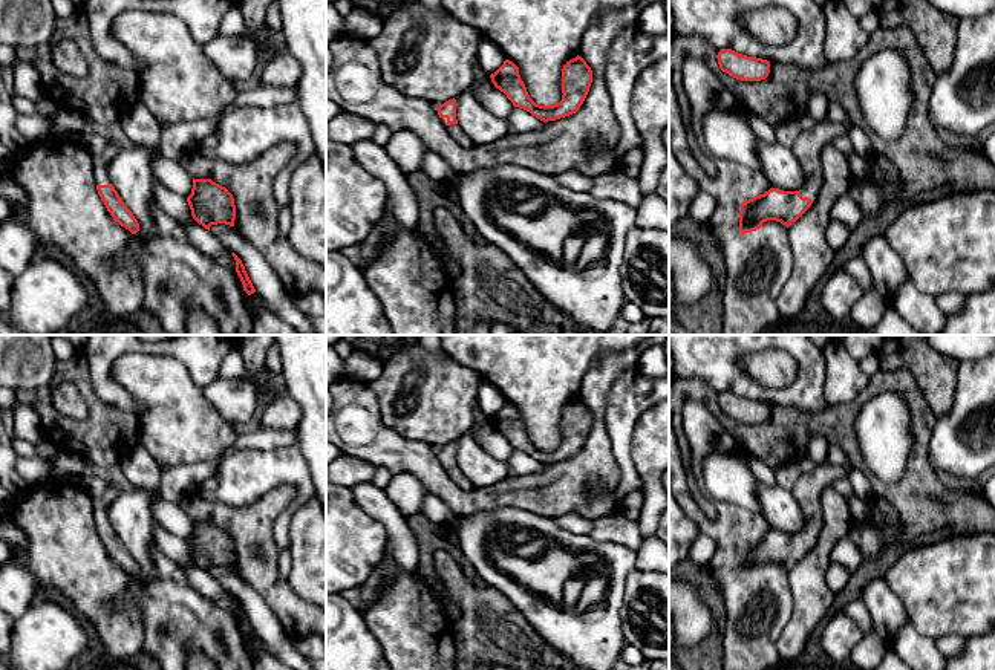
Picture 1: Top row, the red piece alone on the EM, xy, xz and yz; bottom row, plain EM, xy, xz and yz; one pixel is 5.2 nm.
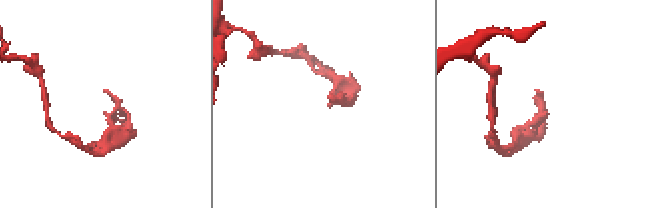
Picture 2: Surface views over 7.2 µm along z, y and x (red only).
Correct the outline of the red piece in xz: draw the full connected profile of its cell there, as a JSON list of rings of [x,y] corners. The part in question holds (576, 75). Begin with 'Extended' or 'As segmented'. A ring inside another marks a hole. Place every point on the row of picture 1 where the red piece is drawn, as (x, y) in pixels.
As segmented. [[[579,55],[566,61],[562,69],[562,101],[553,106],[540,106],[530,98],[520,80],[519,67],[510,60],[505,60],[490,78],[514,107],[520,107],[537,119],[548,122],[569,116],[580,109],[592,83],[592,70]]]

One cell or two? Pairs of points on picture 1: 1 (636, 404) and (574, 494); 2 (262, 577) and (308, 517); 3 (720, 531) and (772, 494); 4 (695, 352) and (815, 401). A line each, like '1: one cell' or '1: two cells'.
1: two cells
2: two cells
3: two cells
4: one cell

